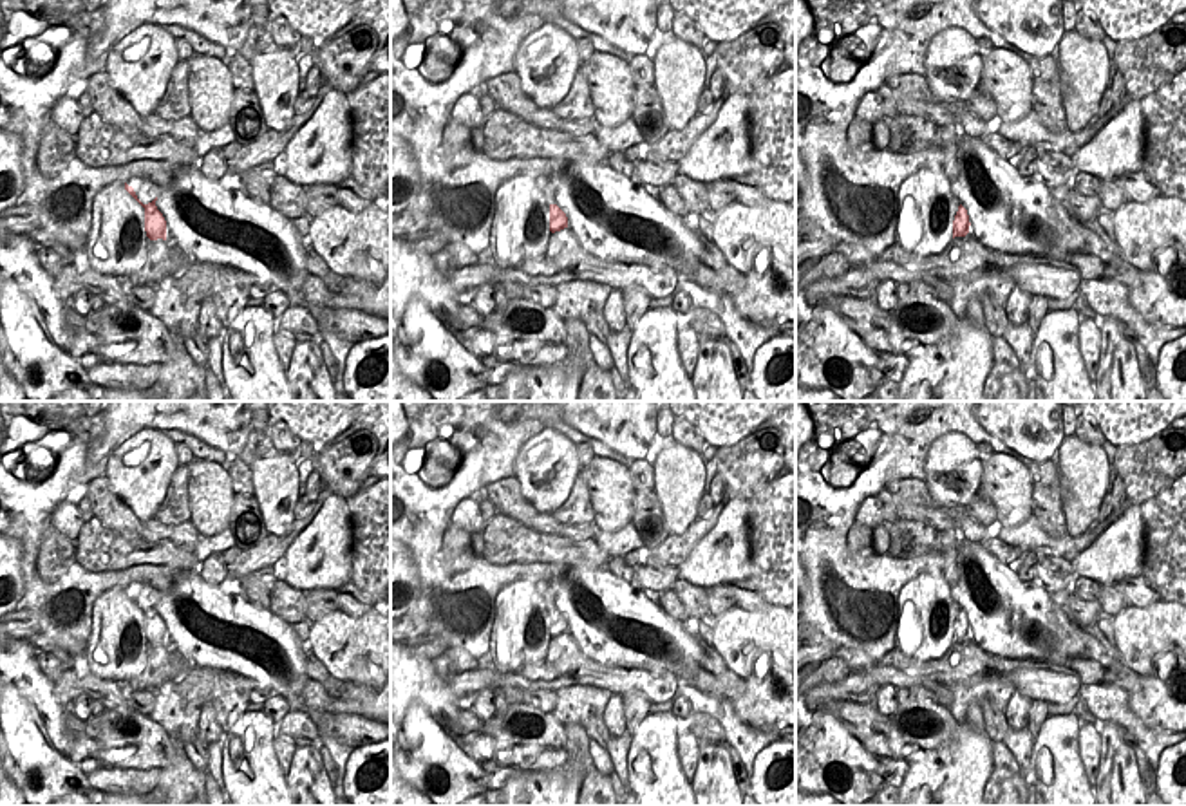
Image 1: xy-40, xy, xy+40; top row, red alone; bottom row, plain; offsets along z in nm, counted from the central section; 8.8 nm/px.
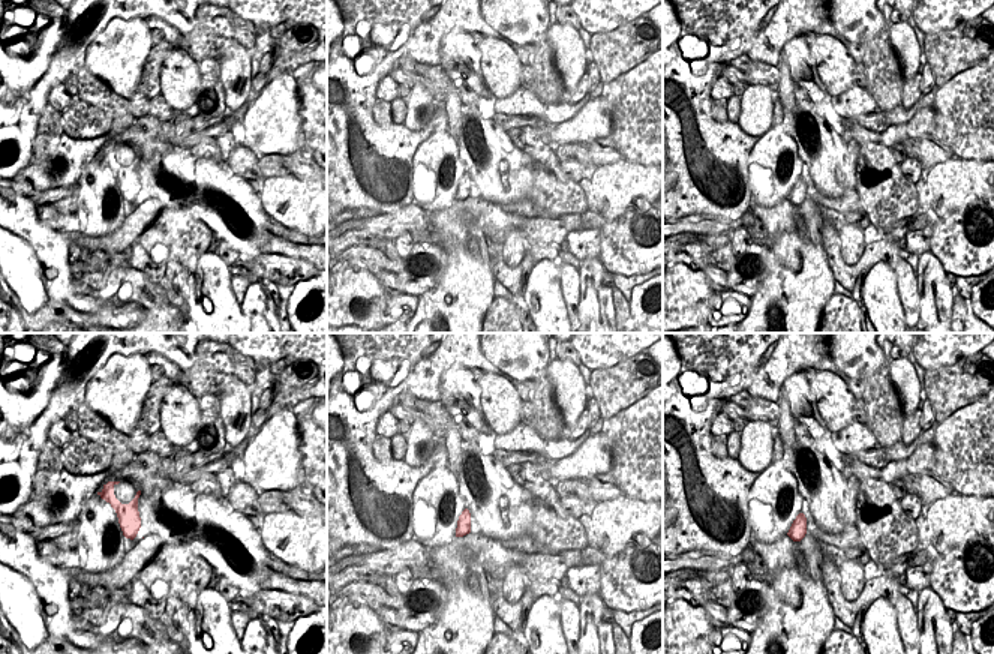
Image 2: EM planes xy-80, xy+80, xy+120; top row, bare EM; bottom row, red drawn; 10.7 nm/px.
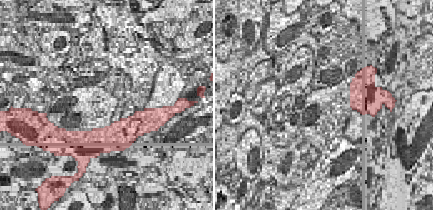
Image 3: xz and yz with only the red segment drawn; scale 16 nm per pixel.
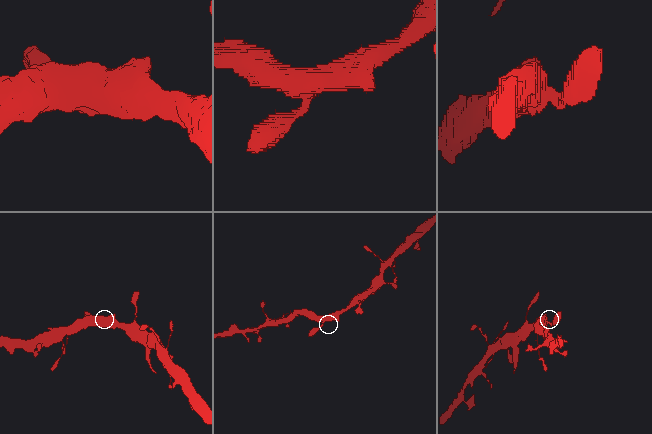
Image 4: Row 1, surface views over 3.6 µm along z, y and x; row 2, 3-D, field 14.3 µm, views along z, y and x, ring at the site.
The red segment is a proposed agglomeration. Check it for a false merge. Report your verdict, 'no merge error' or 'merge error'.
no merge error

